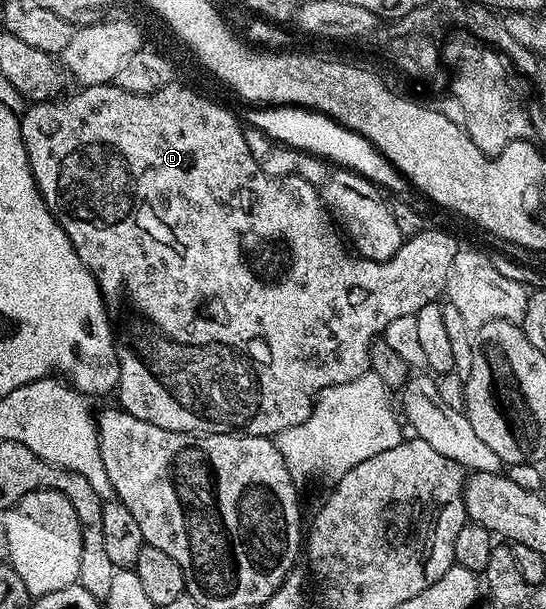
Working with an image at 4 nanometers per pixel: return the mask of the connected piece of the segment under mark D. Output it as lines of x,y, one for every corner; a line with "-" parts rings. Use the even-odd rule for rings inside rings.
113,82
80,87
75,91
79,92
28,103
21,113
19,129
31,173
45,206
61,230
65,230
69,242
73,242
73,250
77,250
81,262
93,274
108,309
123,319
127,340
120,339
117,344
117,404
122,411
133,414
133,418
153,422
153,426
161,426
161,430
174,432
274,438
289,430
289,426
305,422
305,418
311,416
315,397
320,392
364,376
369,371
371,343
384,335
391,322
402,316
416,316
421,306
436,303
446,293
449,266
453,266
453,258
461,251
449,233
424,230
406,237
393,258
366,260
349,250
316,185
305,182
300,176
270,176
253,162
253,154
249,154
249,146
245,146
245,128
240,117
222,108
217,101
186,88
182,82
165,86
152,96
121,90
-
147,324
155,328
159,340
147,340

